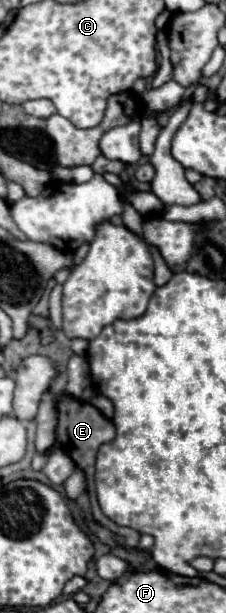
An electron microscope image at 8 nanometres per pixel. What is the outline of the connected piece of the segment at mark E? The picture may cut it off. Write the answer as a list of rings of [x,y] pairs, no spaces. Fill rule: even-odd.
[[[62,372],[56,376],[56,380],[52,382],[50,386],[50,392],[54,396],[54,404],[56,404],[56,412],[58,412],[58,424],[56,424],[56,442],[58,446],[76,462],[76,466],[84,472],[86,476],[86,484],[88,484],[88,496],[90,496],[90,508],[92,508],[92,516],[98,524],[102,524],[104,528],[108,528],[110,532],[114,534],[120,534],[128,540],[128,546],[130,548],[136,548],[138,546],[138,540],[140,540],[140,534],[132,528],[124,528],[124,526],[118,526],[114,524],[112,520],[108,520],[100,506],[98,506],[98,500],[96,500],[96,492],[94,492],[94,460],[96,460],[96,450],[100,444],[104,442],[110,442],[114,438],[114,424],[102,416],[100,410],[96,410],[92,404],[88,402],[82,402],[70,394],[66,394],[66,384],[68,384],[68,376]]]

